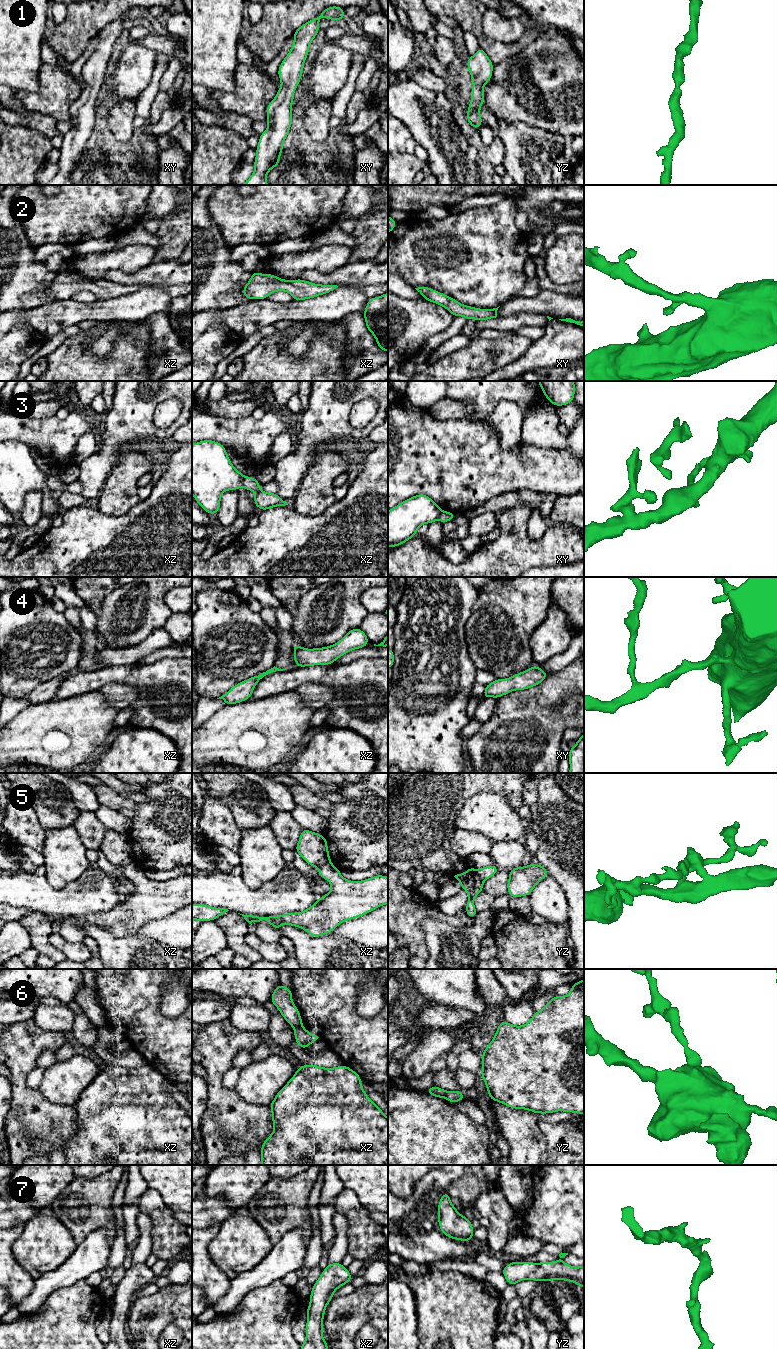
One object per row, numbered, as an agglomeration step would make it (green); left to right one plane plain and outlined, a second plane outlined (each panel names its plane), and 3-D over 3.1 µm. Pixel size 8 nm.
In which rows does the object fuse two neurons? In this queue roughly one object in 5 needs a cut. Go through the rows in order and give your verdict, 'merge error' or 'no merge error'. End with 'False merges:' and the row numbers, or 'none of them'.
1: no merge error
2: no merge error
3: merge error
4: no merge error
5: merge error
6: merge error
7: no merge error
False merges: 3, 5, 6

